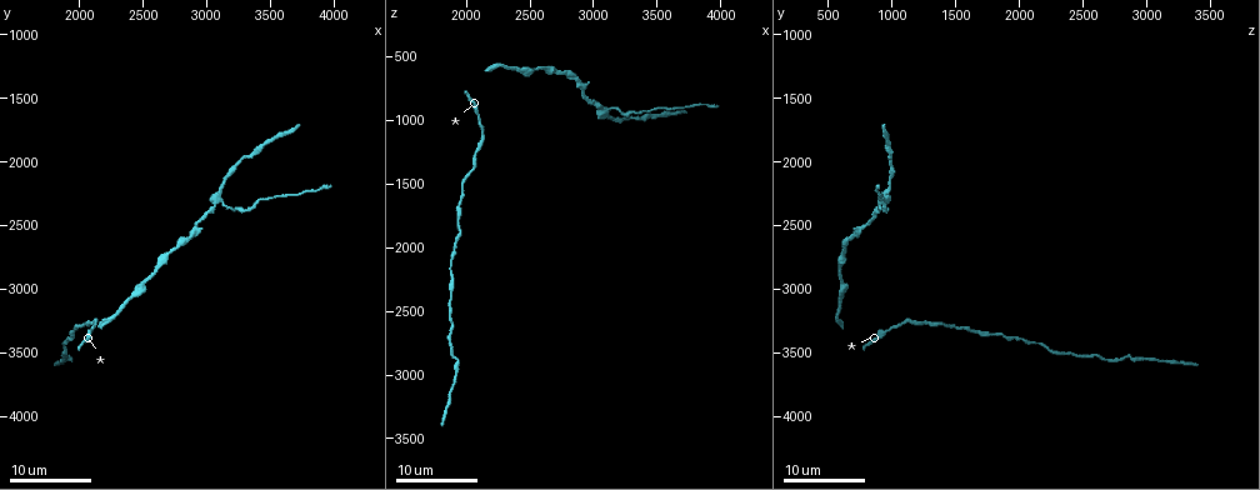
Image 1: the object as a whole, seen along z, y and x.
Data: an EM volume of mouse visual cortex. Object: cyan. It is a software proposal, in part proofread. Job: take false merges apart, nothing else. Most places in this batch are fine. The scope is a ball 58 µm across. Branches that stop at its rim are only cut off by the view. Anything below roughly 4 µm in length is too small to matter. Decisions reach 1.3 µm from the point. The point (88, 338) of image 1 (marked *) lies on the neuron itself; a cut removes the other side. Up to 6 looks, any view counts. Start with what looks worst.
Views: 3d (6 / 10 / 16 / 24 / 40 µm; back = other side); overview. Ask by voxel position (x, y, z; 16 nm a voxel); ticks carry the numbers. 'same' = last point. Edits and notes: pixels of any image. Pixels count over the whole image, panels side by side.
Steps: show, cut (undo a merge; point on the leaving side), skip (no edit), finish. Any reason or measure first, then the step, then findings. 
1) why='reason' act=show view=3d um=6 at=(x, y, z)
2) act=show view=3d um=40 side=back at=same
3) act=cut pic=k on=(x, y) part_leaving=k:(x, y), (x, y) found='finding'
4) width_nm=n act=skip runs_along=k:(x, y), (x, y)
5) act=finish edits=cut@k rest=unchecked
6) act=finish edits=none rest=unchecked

why='branch point' act=show view=3d um=24 at=(3080, 2300, 920)

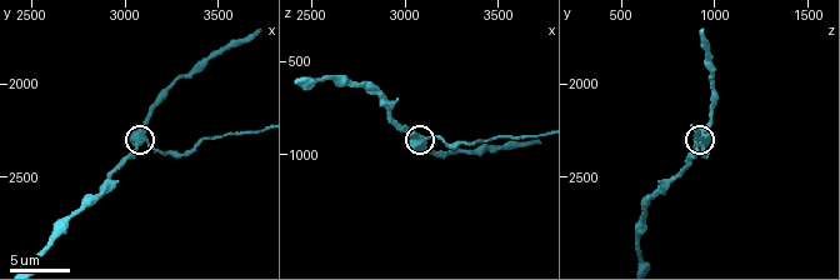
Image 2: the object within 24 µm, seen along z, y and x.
why='zoom in' act=show view=3d um=10 at=(3100, 2300, 900)

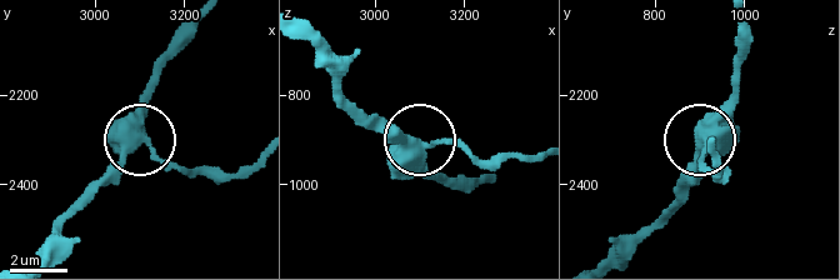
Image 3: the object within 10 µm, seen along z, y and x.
why='from behind' act=show view=3d um=10 side=back at=(3110, 2305, 915)

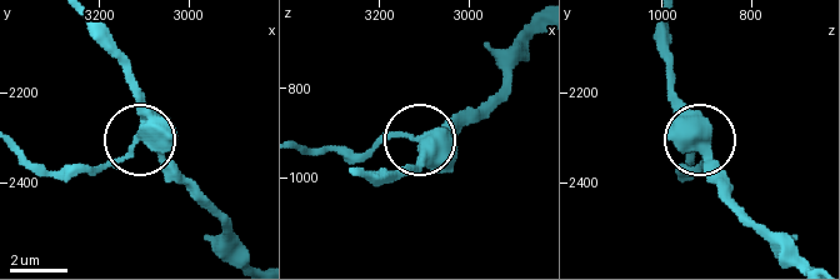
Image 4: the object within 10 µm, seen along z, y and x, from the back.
arms=3 act=cut pic=4 on=(105, 168) part_leaving=4:(133, 143), (114, 160), (85, 170), (41, 170), (20, 155) found='two neurons meet here'

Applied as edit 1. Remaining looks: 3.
act=show view=overview

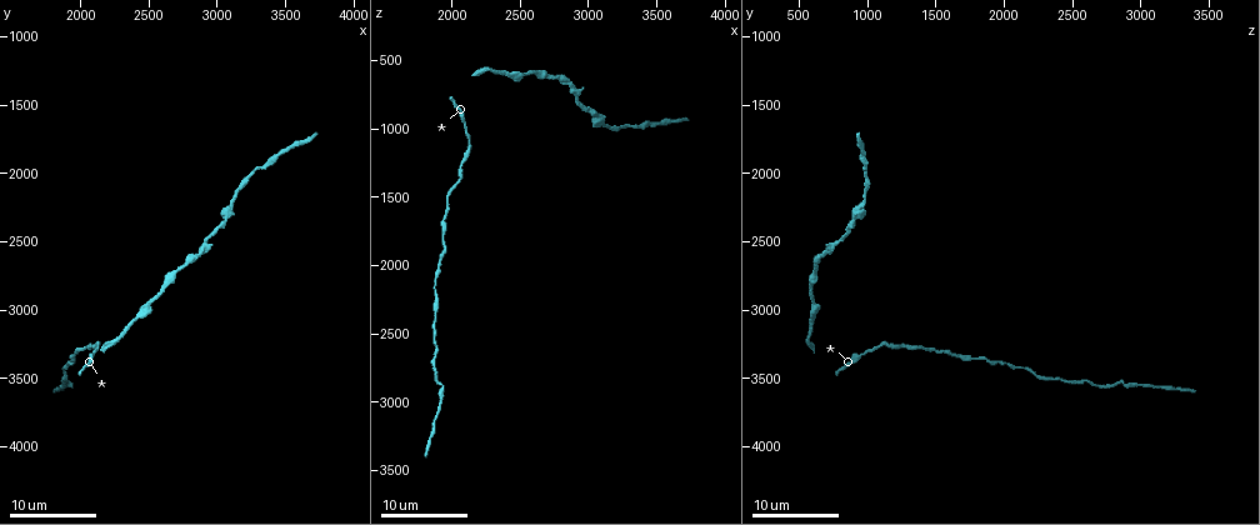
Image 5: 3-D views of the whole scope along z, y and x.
why='calibre changes' act=show view=3d um=6 at=(1940, 3360, 1780)

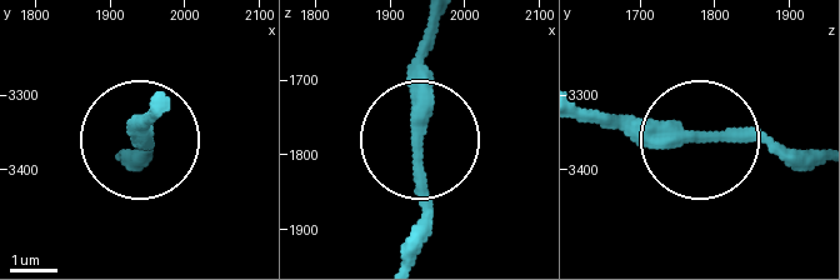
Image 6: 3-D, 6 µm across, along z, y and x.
act=skip runs_along=6:(588, 110), (635, 130), (814, 154) found='all the same neuron'

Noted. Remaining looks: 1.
why='thick turns thin' act=show view=3d um=10 at=(1880, 3480, 2240)

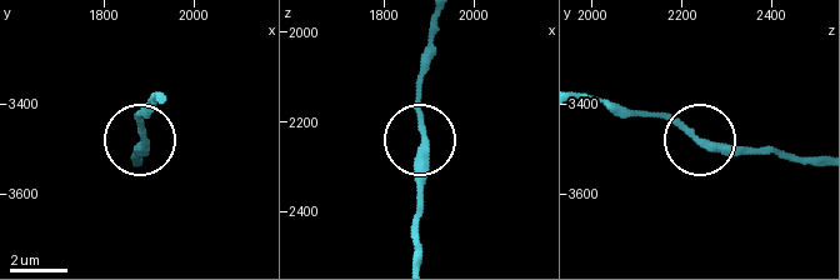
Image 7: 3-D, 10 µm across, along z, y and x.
act=skip runs_along=7:(438, 24), (416, 95), (423, 215) found='one neuron here'

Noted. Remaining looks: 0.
act=finish edits=cut@4 rest=unchecked

